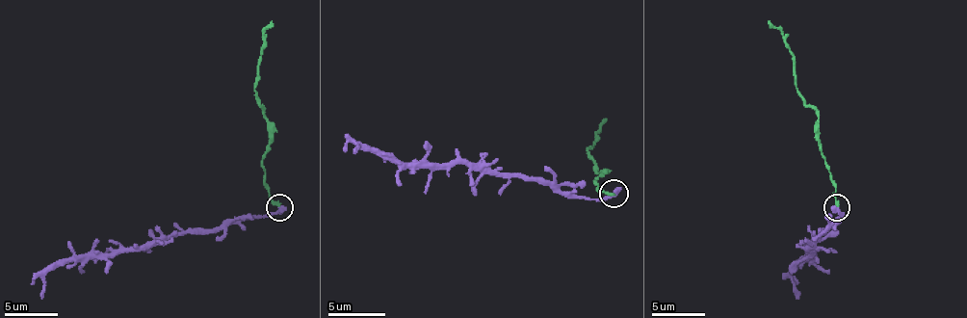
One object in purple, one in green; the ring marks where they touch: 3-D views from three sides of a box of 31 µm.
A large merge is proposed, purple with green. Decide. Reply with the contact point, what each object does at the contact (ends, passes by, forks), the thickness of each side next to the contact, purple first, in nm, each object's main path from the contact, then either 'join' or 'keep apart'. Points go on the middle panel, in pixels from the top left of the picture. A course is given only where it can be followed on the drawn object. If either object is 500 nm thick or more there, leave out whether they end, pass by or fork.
place (614, 194); purple ends; green ends; calibres 420 and 220 nm; course purple (614, 194), (600, 199), (568, 197), (539, 182), (499, 176), (465, 162), (387, 160), (358, 143), (355, 151); course green (614, 194), (597, 188), (594, 182), (603, 173), (588, 157), (588, 148), (606, 119); keep apart

